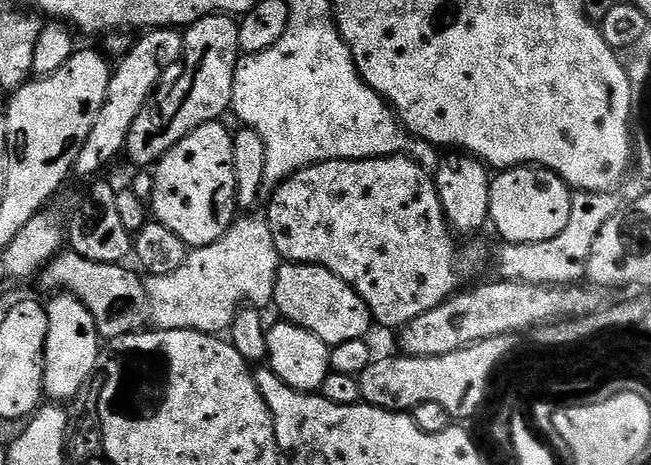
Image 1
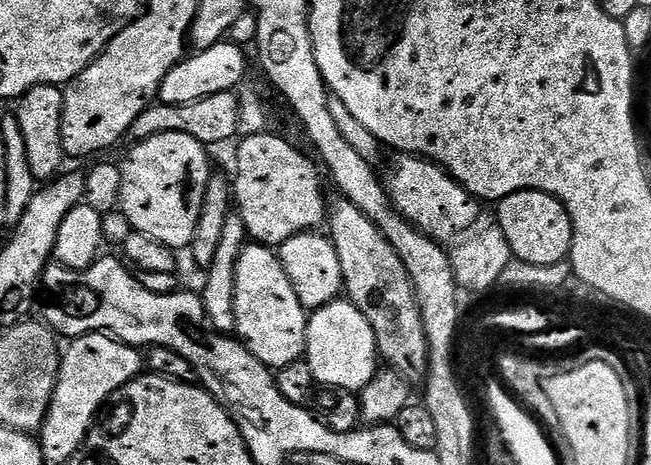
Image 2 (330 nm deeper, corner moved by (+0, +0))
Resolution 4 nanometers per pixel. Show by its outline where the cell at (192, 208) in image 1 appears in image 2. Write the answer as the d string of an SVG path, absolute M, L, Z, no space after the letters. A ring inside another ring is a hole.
M185 132L158 134L154 138L133 143L131 147L120 164L122 194L119 211L130 218L130 226L134 232L150 234L150 238L158 238L158 242L177 250L189 247L202 214L208 182L214 175L212 164L208 161L209 149L198 142L198 138L190 138L190 134Z

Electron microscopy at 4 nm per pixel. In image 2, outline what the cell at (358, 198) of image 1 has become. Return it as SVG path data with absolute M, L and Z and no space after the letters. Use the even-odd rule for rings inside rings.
M271 131L254 132L243 137L244 141L236 148L236 176L234 175L234 204L238 209L238 214L246 226L249 237L257 244L267 244L269 246L278 246L286 242L291 236L296 236L299 232L311 232L319 229L320 223L326 220L326 204L324 208L324 184L320 181L320 172L316 169L317 161L307 156L304 152L299 152L288 140L283 140L280 136L272 136Z

